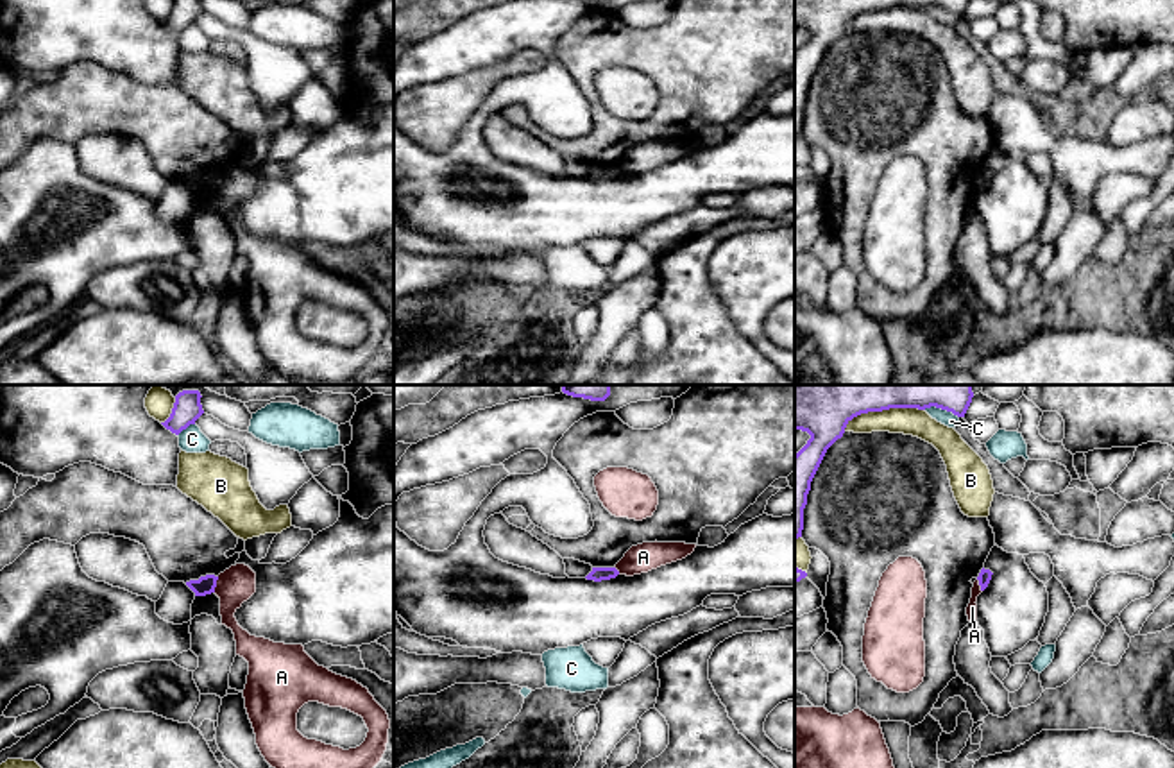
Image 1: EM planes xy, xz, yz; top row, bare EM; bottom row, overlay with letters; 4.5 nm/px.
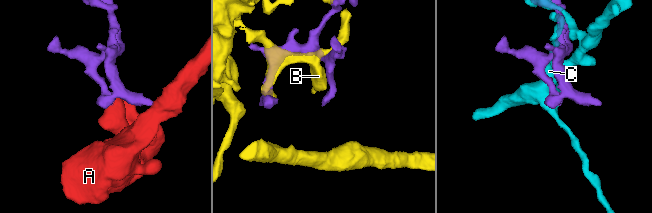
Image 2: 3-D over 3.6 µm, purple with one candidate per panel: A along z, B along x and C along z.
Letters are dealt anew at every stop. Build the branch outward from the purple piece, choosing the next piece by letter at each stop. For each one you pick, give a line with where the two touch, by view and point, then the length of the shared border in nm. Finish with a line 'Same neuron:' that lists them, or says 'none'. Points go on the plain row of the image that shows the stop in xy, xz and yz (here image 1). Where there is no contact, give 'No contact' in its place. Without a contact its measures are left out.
Same neuron: none

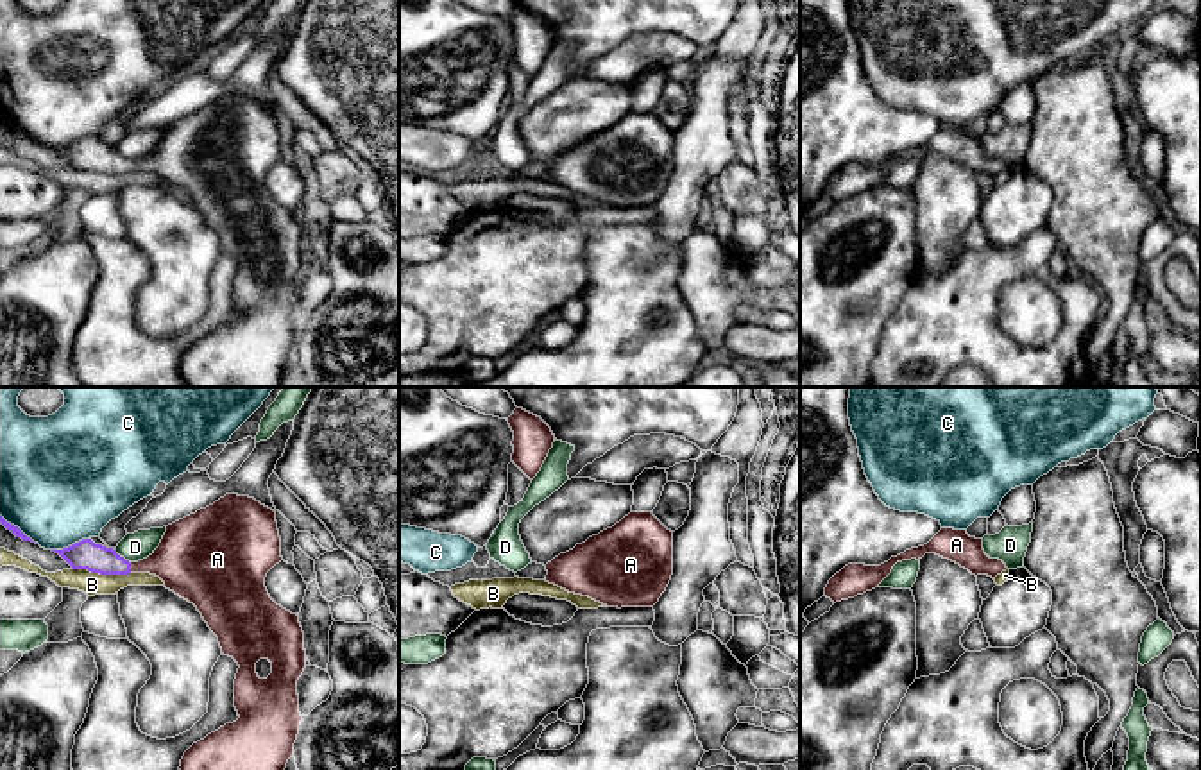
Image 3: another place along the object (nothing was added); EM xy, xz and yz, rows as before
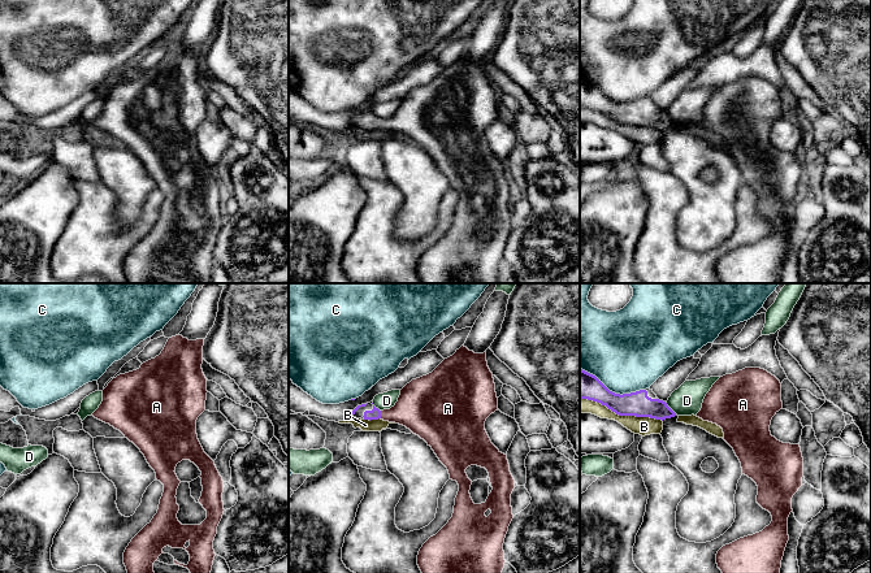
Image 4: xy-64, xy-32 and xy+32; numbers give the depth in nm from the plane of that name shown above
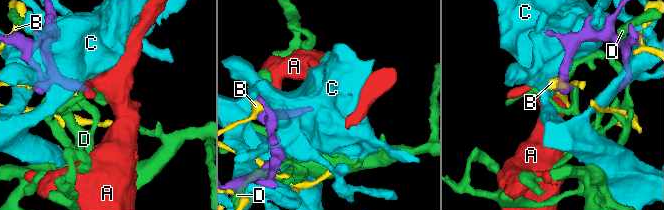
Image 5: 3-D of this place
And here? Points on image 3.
A: Touches purple at xy (129, 167). Shared border 50 nm
Same neuron: A

